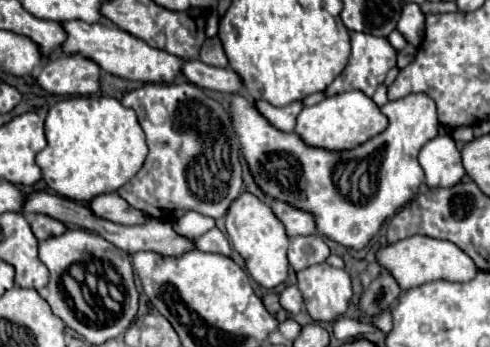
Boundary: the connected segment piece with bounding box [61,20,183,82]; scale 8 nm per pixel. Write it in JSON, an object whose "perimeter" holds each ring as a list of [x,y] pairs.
{"perimeter":[[[69,20],[69,22],[61,22],[67,38],[61,44],[61,50],[69,56],[79,54],[85,56],[89,60],[93,60],[95,64],[99,64],[101,70],[121,76],[121,78],[129,78],[129,80],[141,80],[141,82],[171,82],[183,66],[183,60],[167,54],[163,50],[151,48],[147,42],[131,36],[129,32],[109,24],[109,22],[97,22],[97,24],[87,24],[83,20]]]}

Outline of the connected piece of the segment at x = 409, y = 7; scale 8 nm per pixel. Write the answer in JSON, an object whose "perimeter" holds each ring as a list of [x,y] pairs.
{"perimeter":[[[407,2],[401,10],[397,30],[407,38],[407,42],[411,42],[413,46],[419,46],[423,38],[423,28],[425,28],[425,14],[421,12],[419,4]]]}

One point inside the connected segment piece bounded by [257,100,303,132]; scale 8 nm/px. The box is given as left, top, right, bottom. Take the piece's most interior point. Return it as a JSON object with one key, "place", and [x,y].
{"place":[283,118]}

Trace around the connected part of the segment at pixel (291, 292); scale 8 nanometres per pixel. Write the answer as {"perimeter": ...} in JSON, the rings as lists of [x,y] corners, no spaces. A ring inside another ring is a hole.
{"perimeter":[[[287,286],[281,292],[281,306],[289,312],[289,314],[299,314],[299,310],[303,308],[303,296],[295,286]]]}

